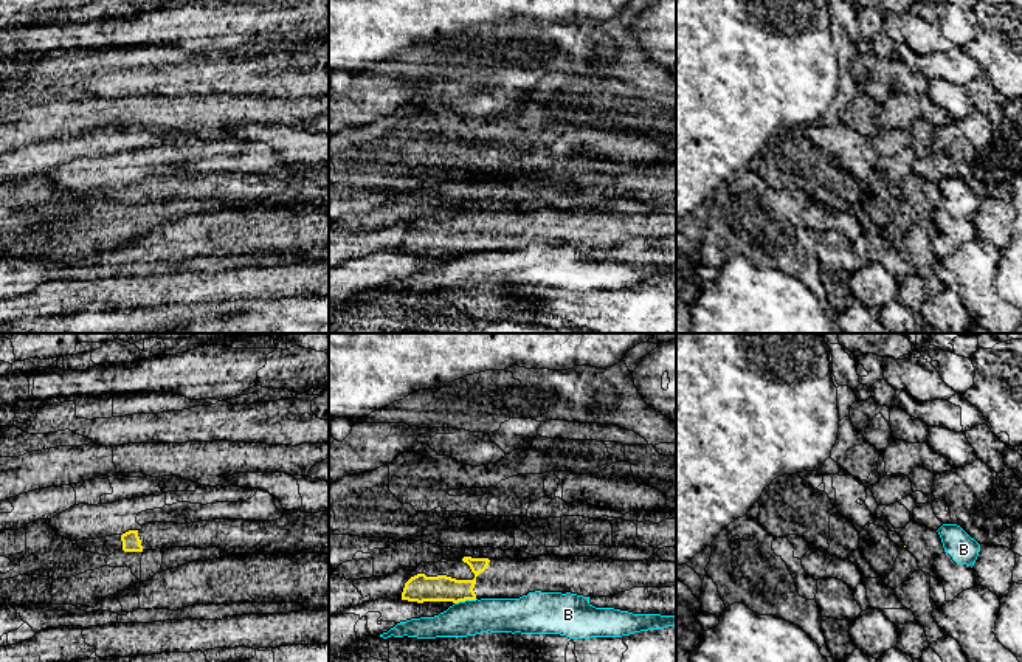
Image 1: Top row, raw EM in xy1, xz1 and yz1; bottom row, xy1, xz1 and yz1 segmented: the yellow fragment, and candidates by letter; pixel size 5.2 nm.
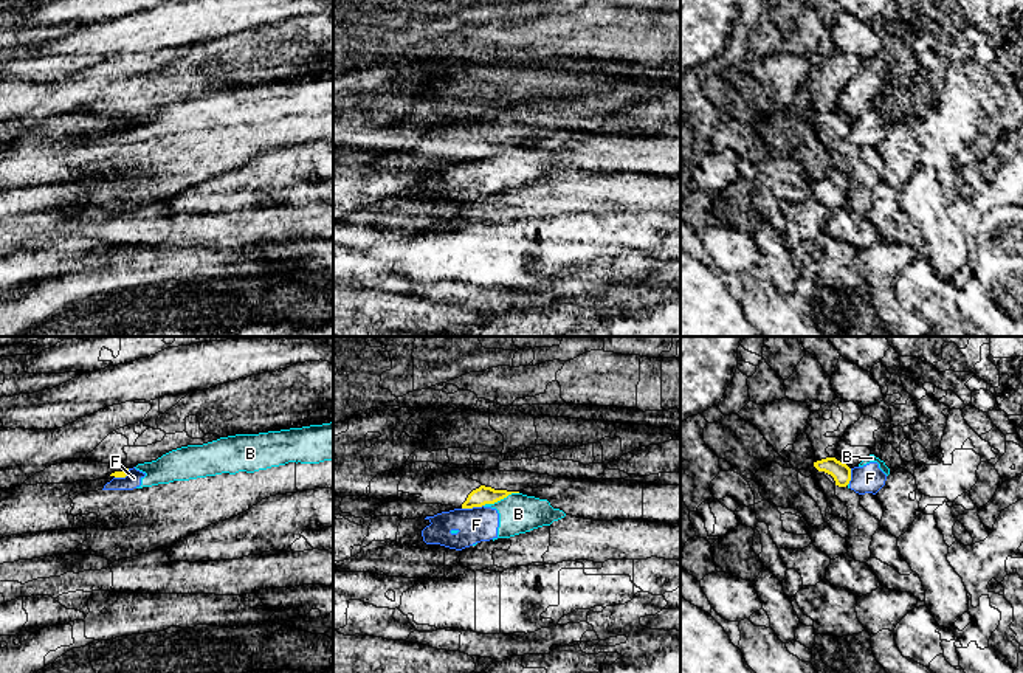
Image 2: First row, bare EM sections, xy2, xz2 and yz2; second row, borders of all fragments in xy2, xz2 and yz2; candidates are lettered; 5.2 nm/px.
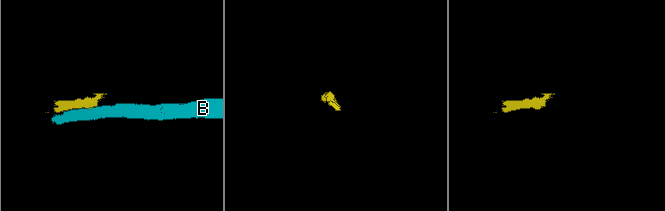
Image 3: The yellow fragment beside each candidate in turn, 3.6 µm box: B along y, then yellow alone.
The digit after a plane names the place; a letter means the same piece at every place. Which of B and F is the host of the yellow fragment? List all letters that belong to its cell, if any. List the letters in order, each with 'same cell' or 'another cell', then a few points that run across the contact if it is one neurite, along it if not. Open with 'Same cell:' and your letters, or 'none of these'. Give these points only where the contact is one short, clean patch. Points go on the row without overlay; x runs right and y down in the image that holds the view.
Same cell: none of these
B: another cell
F: another cell; line xz2 (482, 157), (462, 162)

